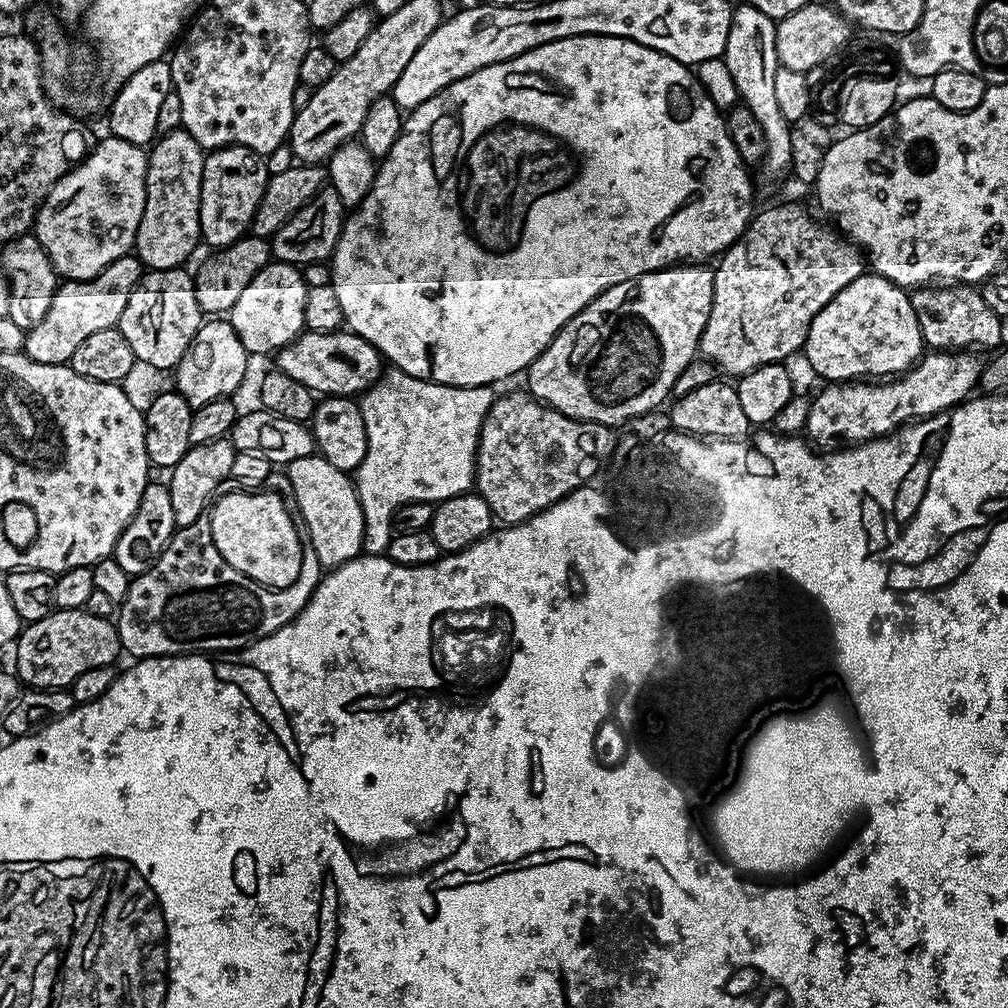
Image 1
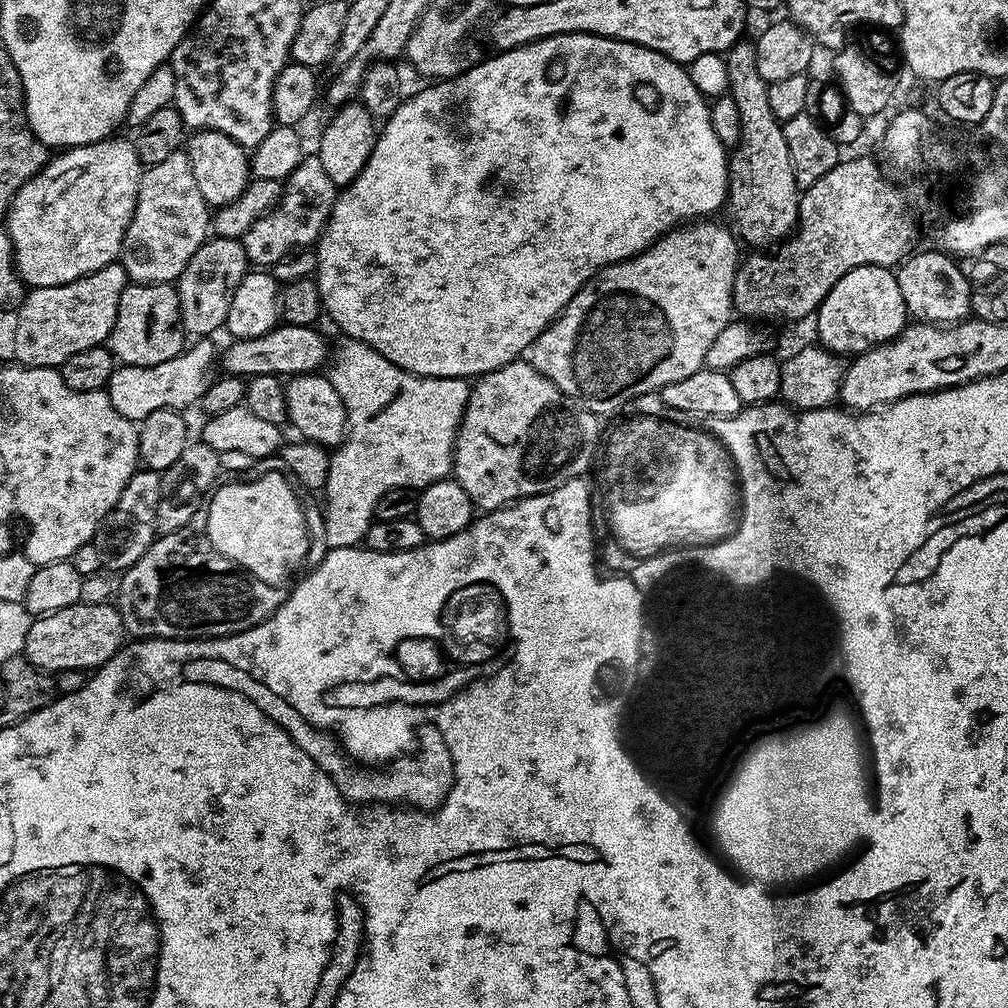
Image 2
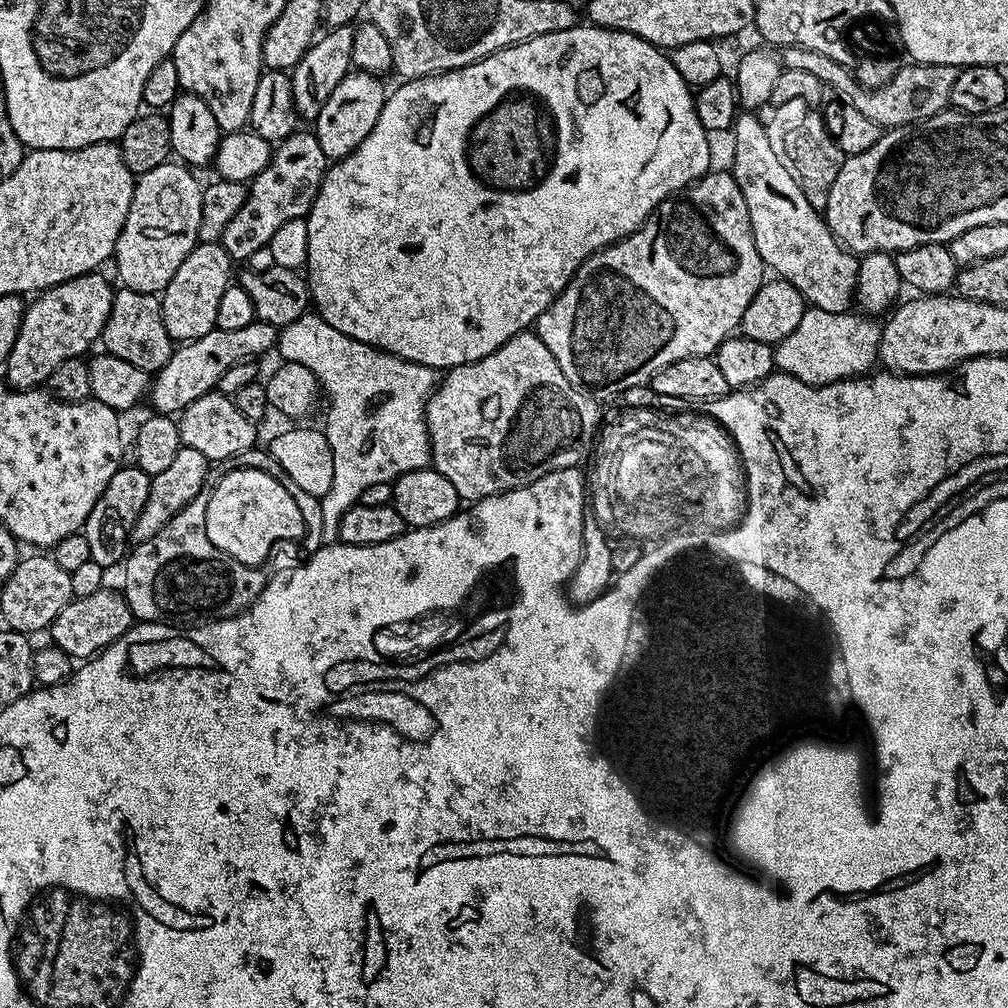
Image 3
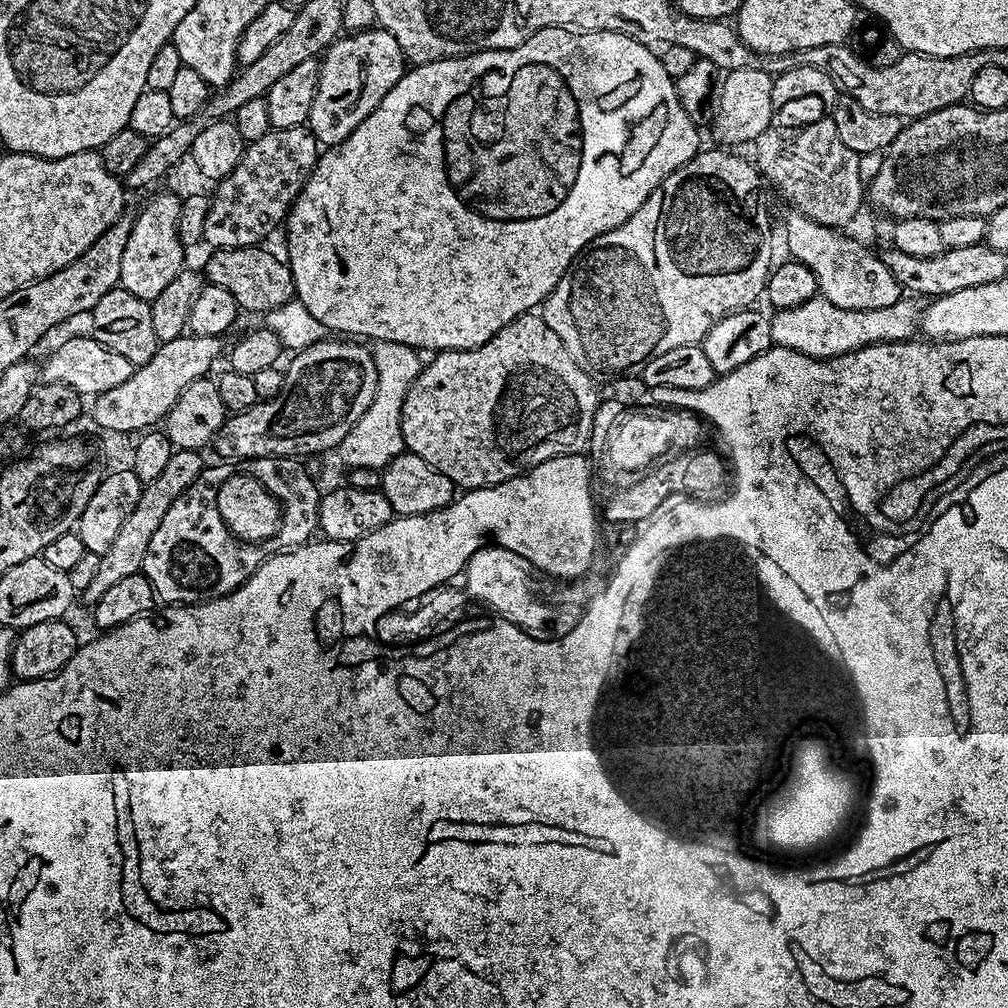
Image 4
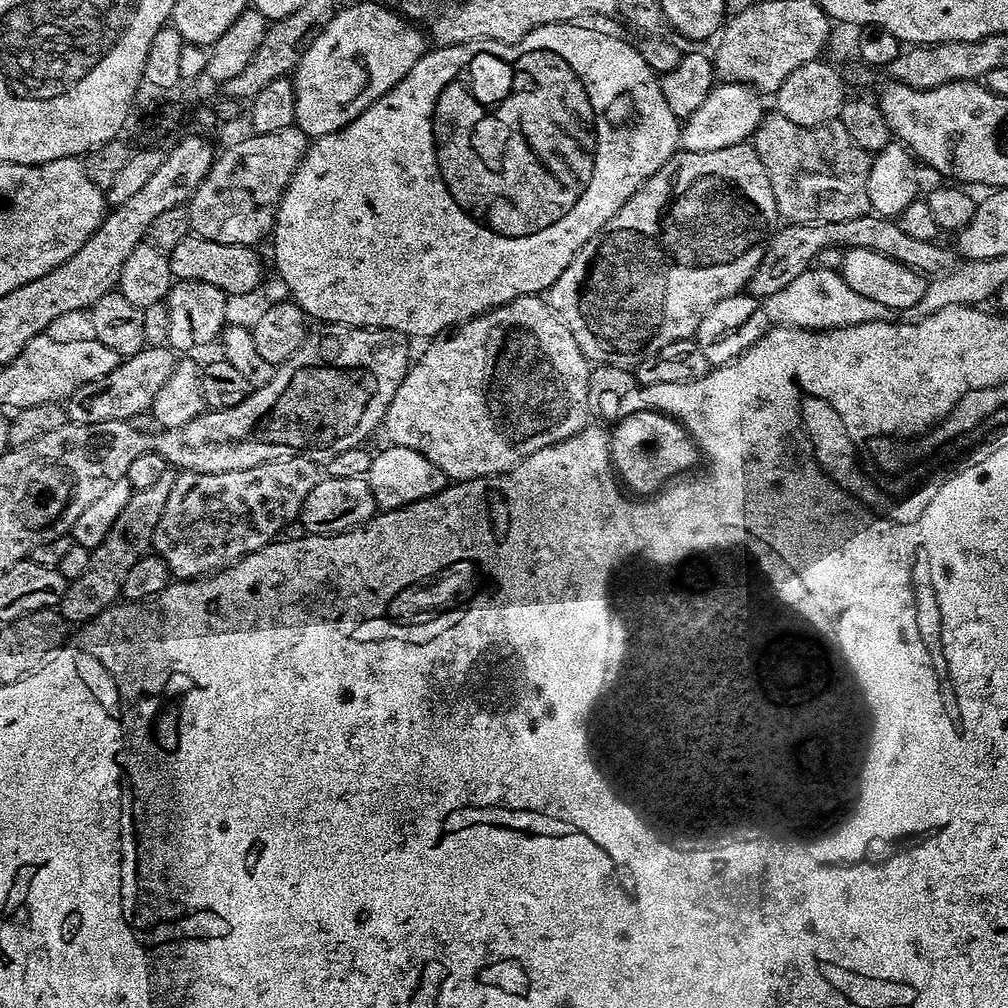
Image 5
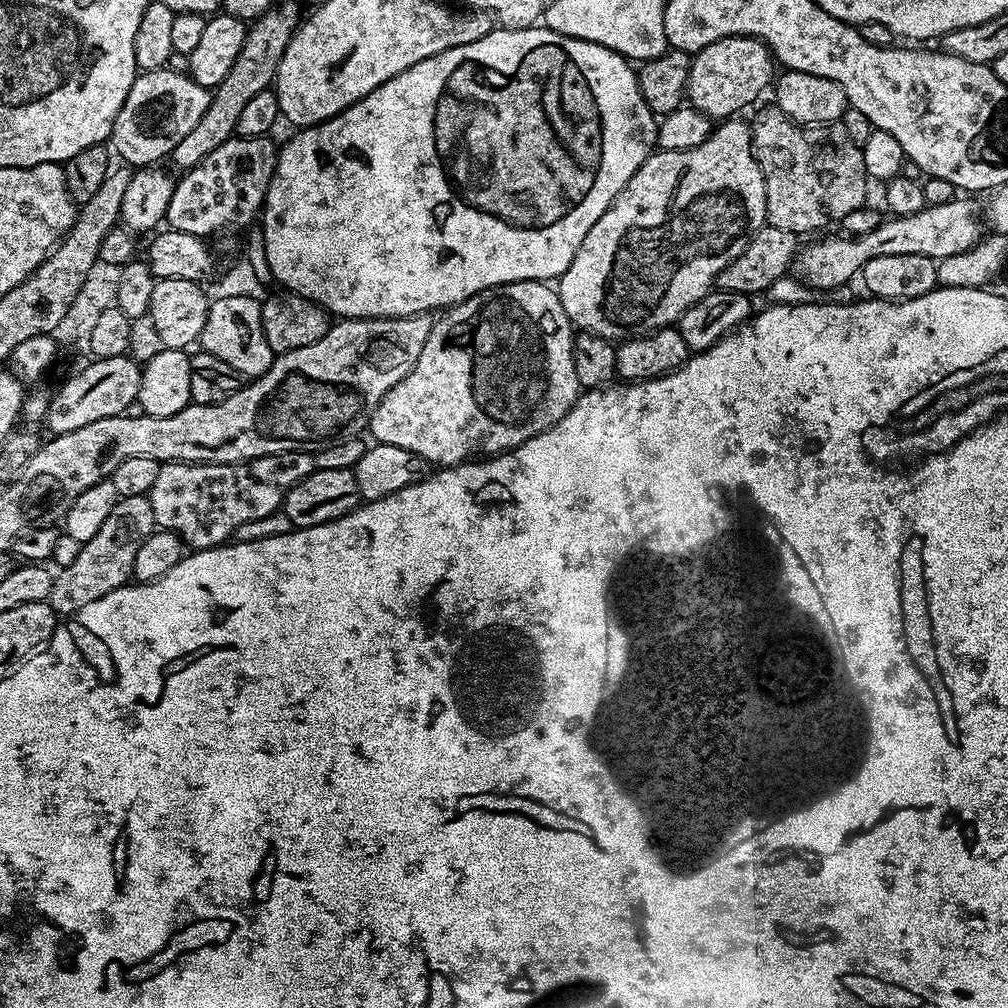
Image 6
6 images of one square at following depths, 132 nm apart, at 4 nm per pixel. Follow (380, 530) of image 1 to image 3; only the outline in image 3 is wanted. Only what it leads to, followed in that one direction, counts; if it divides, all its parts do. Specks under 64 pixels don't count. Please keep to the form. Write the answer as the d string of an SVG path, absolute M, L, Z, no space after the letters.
M312 310L304 312L302 318L294 318L294 322L279 329L275 351L280 352L281 361L289 360L298 362L298 366L306 366L306 370L310 370L310 374L314 374L320 381L326 400L328 396L328 421L322 424L322 431L333 451L334 480L330 490L319 497L319 504L324 527L323 539L332 542L340 535L340 523L346 510L357 504L368 486L374 483L392 484L410 470L429 467L432 447L424 421L424 411L429 396L437 386L438 372L430 366L403 360L394 354L358 342L342 334L342 330L334 330L330 322L326 322Z

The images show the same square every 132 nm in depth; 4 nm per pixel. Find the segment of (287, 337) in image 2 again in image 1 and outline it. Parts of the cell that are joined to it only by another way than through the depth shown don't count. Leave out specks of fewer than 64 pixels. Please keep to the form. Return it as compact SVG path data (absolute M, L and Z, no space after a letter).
M307 330L297 336L292 344L275 353L275 367L290 374L290 378L302 382L312 392L325 396L359 397L367 388L371 388L382 375L382 357L380 351L366 338L347 330L318 334Z

